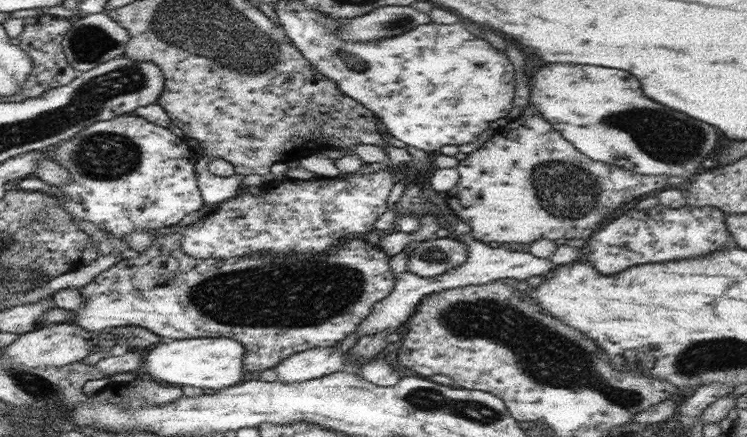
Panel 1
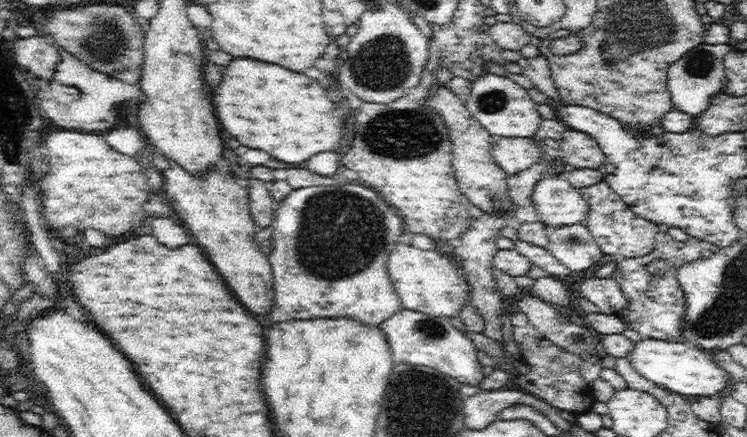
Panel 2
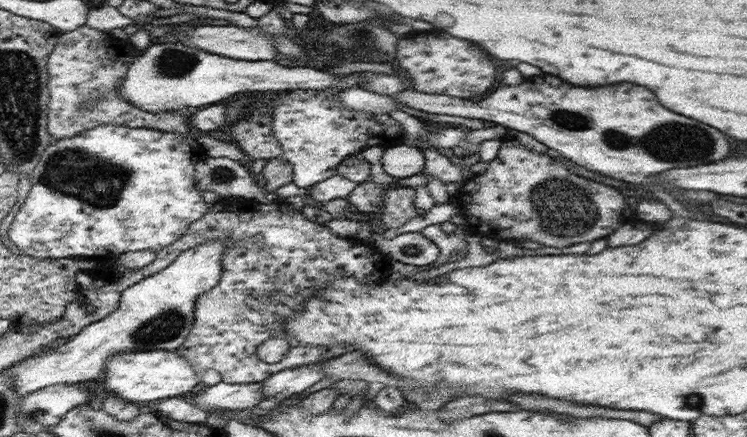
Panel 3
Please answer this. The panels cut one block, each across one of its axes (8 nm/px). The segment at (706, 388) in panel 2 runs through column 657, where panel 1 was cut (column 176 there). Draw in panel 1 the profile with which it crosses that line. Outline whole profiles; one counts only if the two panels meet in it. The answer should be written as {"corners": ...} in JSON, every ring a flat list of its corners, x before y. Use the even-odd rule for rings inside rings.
{"corners":[[228,337,171,339,145,351,148,372,162,383,198,388,225,389,242,381,244,345]]}

